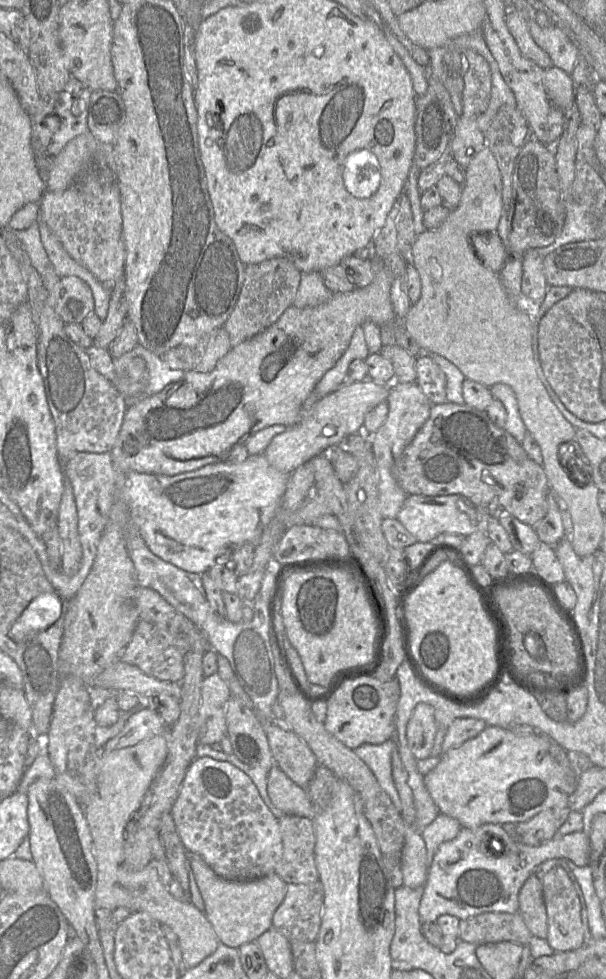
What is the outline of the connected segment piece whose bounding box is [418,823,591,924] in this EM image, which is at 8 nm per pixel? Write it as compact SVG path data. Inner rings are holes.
M501 824L461 827L452 840L439 846L428 869L418 908L421 924L433 923L444 914L465 920L485 912L517 913L519 891L537 866L555 858L586 866L590 862L590 851L589 838L583 831L562 837L556 833L552 840L540 846L528 846L506 833Z

